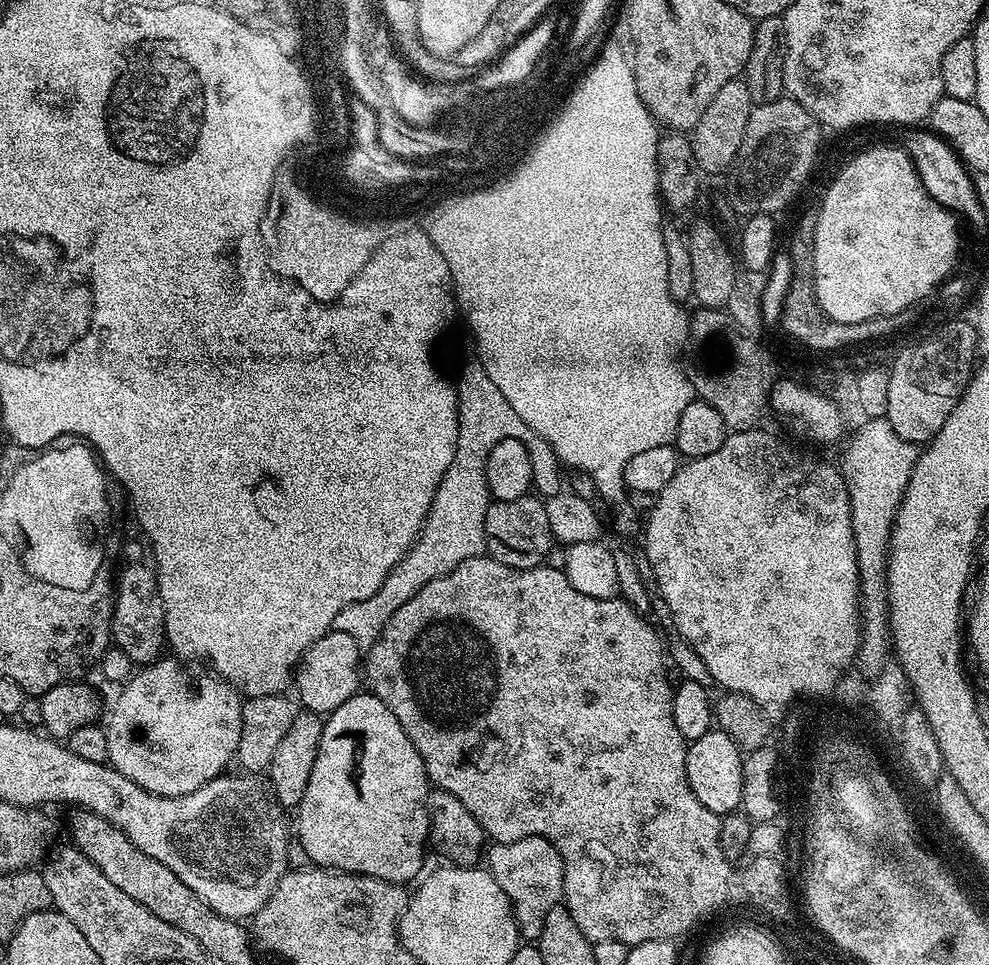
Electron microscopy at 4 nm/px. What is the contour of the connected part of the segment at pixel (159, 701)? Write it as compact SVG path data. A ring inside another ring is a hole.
M161 658L143 665L119 689L121 692L112 704L112 713L104 728L106 742L110 746L108 764L130 778L130 782L142 786L142 790L159 796L190 794L190 790L198 790L198 786L221 775L227 769L224 767L233 763L242 738L244 700L241 693L219 678L212 678L209 684L192 684L184 669L187 667L179 659L171 659Z

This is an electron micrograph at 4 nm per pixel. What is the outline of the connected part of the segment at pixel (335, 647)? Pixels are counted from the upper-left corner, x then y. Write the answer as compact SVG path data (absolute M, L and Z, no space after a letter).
M335 630L328 632L304 652L294 674L294 688L298 690L303 703L301 705L307 711L315 712L319 716L327 715L338 706L342 706L350 697L357 695L360 690L359 684L362 684L362 652L359 644L354 642L354 638L350 635Z

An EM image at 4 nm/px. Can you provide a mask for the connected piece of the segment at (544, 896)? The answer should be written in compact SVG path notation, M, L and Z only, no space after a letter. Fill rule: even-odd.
M521 836L505 844L493 843L486 852L486 867L511 902L521 937L528 942L539 941L546 914L564 899L564 860L556 847L541 836Z

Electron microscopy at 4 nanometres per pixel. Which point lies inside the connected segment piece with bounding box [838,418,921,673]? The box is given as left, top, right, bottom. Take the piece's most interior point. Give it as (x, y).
(877, 465)

